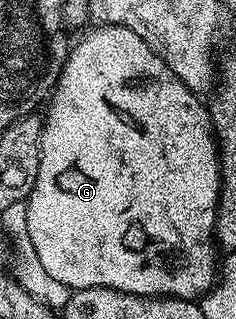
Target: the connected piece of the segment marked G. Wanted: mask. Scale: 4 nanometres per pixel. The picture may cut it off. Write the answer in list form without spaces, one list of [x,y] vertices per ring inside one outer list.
[[[95,24],[90,27],[79,38],[79,43],[70,47],[67,59],[63,65],[63,70],[59,74],[59,83],[49,95],[49,101],[46,103],[47,114],[43,118],[43,131],[41,132],[41,140],[39,141],[39,167],[37,168],[37,180],[33,184],[30,194],[27,196],[25,203],[25,217],[27,219],[27,231],[29,232],[29,240],[33,240],[33,252],[37,252],[37,260],[41,260],[45,272],[49,272],[49,276],[54,276],[57,280],[61,280],[61,284],[71,287],[72,291],[84,290],[85,288],[93,288],[94,286],[104,286],[110,290],[120,290],[126,294],[136,294],[142,298],[185,298],[188,300],[202,299],[203,295],[215,285],[217,281],[217,258],[215,262],[215,254],[217,255],[217,243],[215,240],[215,221],[217,220],[217,208],[219,207],[219,148],[215,140],[215,129],[211,123],[210,109],[205,105],[204,99],[196,94],[194,90],[183,83],[171,69],[165,64],[165,60],[161,60],[161,56],[157,56],[157,52],[153,52],[153,48],[149,48],[149,44],[145,44],[145,40],[141,40],[141,36],[137,36],[137,32],[129,32],[129,28],[124,26],[104,26]]]

